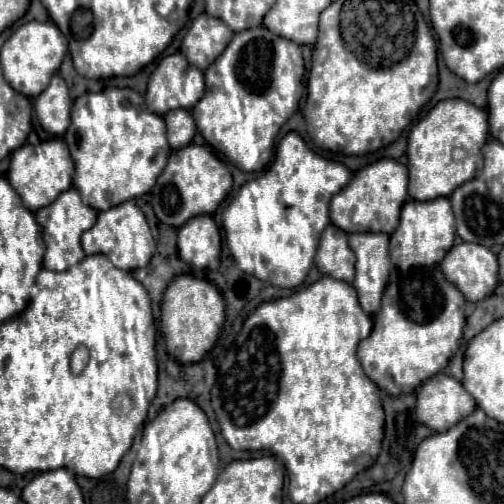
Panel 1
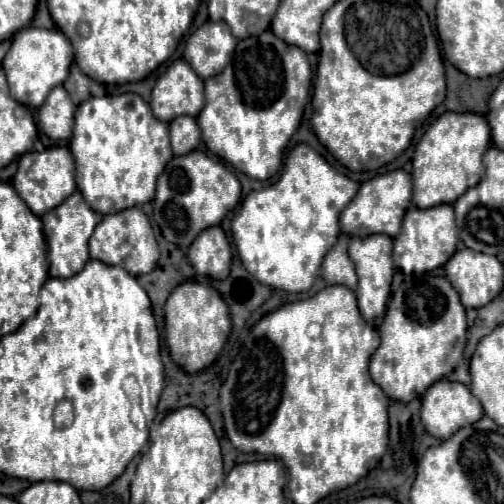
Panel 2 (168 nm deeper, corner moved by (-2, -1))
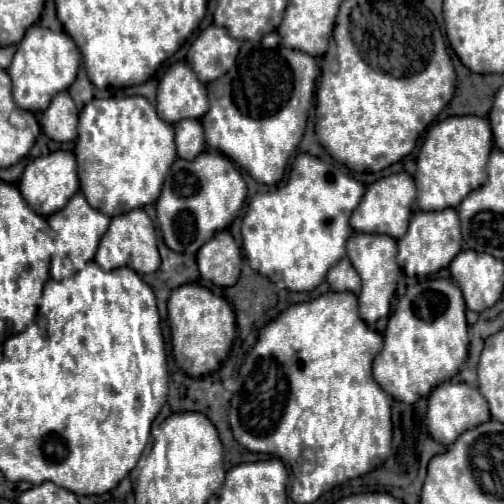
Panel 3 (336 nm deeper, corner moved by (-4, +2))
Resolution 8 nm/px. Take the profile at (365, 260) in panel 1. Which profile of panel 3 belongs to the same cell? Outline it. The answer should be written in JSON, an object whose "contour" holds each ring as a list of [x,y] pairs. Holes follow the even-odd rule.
{"contour":[[[353,234],[347,240],[347,256],[363,284],[359,292],[359,314],[369,326],[373,326],[379,318],[385,318],[391,308],[391,296],[395,294],[397,278],[401,276],[401,268],[395,260],[395,244],[395,238],[379,234]]]}

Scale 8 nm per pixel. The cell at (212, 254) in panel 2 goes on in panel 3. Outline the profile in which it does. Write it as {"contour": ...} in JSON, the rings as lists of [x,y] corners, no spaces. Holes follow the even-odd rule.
{"contour":[[[227,230],[217,232],[197,252],[201,278],[215,286],[233,286],[241,272],[241,250]]]}

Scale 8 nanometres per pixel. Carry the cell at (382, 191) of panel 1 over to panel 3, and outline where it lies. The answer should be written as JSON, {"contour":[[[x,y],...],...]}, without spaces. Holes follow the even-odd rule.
{"contour":[[[399,172],[385,178],[379,178],[371,186],[367,186],[359,206],[351,214],[351,228],[357,232],[369,232],[369,234],[387,234],[391,238],[403,236],[407,232],[407,220],[411,216],[411,206],[415,200],[415,182],[411,174]]]}

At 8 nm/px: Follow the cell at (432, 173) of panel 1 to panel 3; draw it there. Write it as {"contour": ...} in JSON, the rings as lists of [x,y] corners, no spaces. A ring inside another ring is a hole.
{"contour":[[[449,116],[427,130],[417,156],[417,206],[421,210],[457,208],[461,200],[487,182],[487,156],[493,148],[491,126],[479,116]]]}

